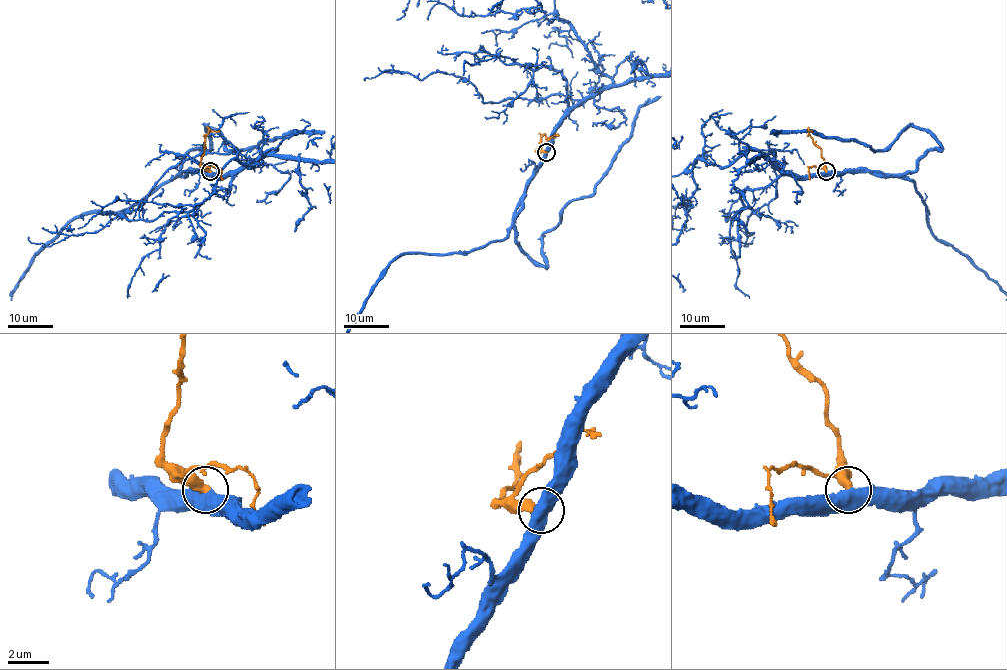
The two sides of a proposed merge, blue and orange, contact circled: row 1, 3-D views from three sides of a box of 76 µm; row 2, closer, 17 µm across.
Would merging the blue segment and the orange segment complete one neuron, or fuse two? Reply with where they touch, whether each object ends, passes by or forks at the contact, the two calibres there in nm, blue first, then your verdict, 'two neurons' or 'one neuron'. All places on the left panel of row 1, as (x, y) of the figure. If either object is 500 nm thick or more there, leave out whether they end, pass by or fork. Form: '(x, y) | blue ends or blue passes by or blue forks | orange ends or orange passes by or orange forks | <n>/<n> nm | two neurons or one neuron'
(210, 171) | 550/420 nm | two neurons

